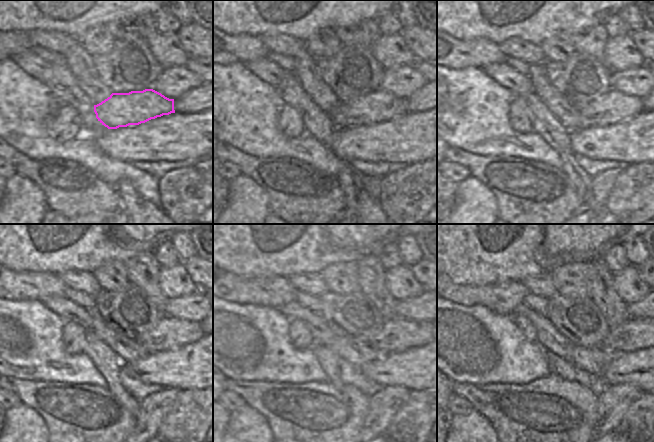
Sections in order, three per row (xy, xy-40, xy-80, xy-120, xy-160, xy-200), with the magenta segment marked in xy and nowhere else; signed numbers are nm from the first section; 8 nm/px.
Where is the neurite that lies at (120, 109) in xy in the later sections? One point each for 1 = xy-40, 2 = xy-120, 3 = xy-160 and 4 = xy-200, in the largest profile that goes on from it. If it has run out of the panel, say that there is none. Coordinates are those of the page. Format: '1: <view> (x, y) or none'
1: xy-40 (378, 106)
2: xy-120 (169, 333)
3: xy-160 (398, 334)
4: xy-200 (634, 334)

